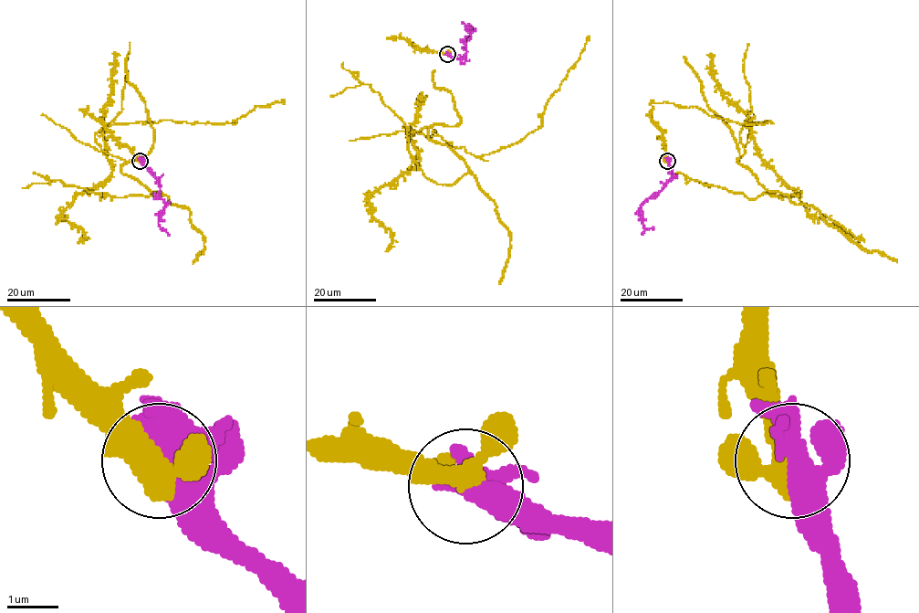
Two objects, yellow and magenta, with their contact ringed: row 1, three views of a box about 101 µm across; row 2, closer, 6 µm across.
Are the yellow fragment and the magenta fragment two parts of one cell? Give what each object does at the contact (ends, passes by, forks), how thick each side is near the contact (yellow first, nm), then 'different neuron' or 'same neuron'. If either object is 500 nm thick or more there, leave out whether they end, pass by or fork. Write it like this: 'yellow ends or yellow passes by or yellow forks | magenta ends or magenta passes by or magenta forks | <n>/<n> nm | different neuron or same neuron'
yellow passes by | magenta forks | 440/400 nm | same neuron

